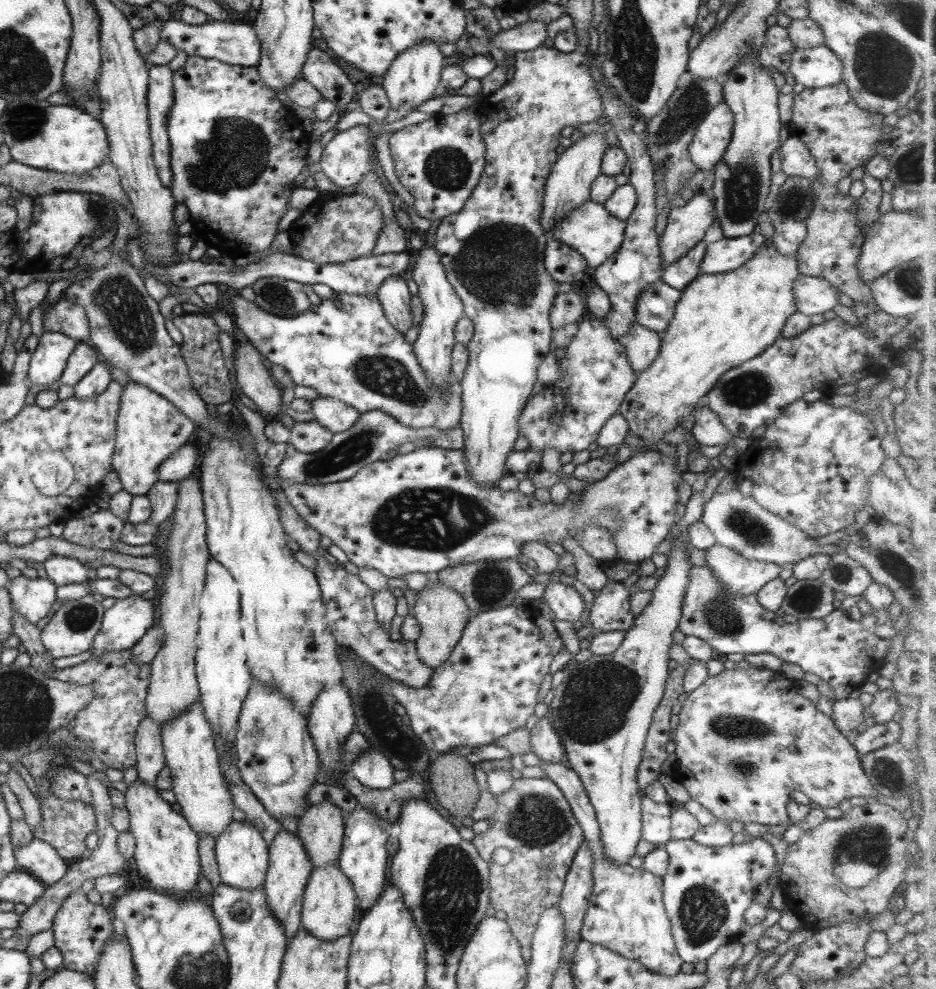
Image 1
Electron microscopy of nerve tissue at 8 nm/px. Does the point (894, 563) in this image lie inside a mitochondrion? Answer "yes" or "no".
yes

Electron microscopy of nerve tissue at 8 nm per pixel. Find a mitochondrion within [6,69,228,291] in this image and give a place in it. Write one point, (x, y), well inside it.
(96, 211)

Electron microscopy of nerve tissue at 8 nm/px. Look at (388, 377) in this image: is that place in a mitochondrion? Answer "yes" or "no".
yes

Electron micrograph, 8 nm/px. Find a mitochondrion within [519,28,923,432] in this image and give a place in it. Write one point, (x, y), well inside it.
(884, 70)

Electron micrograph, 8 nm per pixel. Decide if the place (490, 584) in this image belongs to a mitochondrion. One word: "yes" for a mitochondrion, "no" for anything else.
yes

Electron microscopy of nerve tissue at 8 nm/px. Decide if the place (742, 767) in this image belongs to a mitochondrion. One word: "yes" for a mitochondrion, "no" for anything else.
yes

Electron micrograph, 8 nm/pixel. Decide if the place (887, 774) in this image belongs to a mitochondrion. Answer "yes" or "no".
yes

